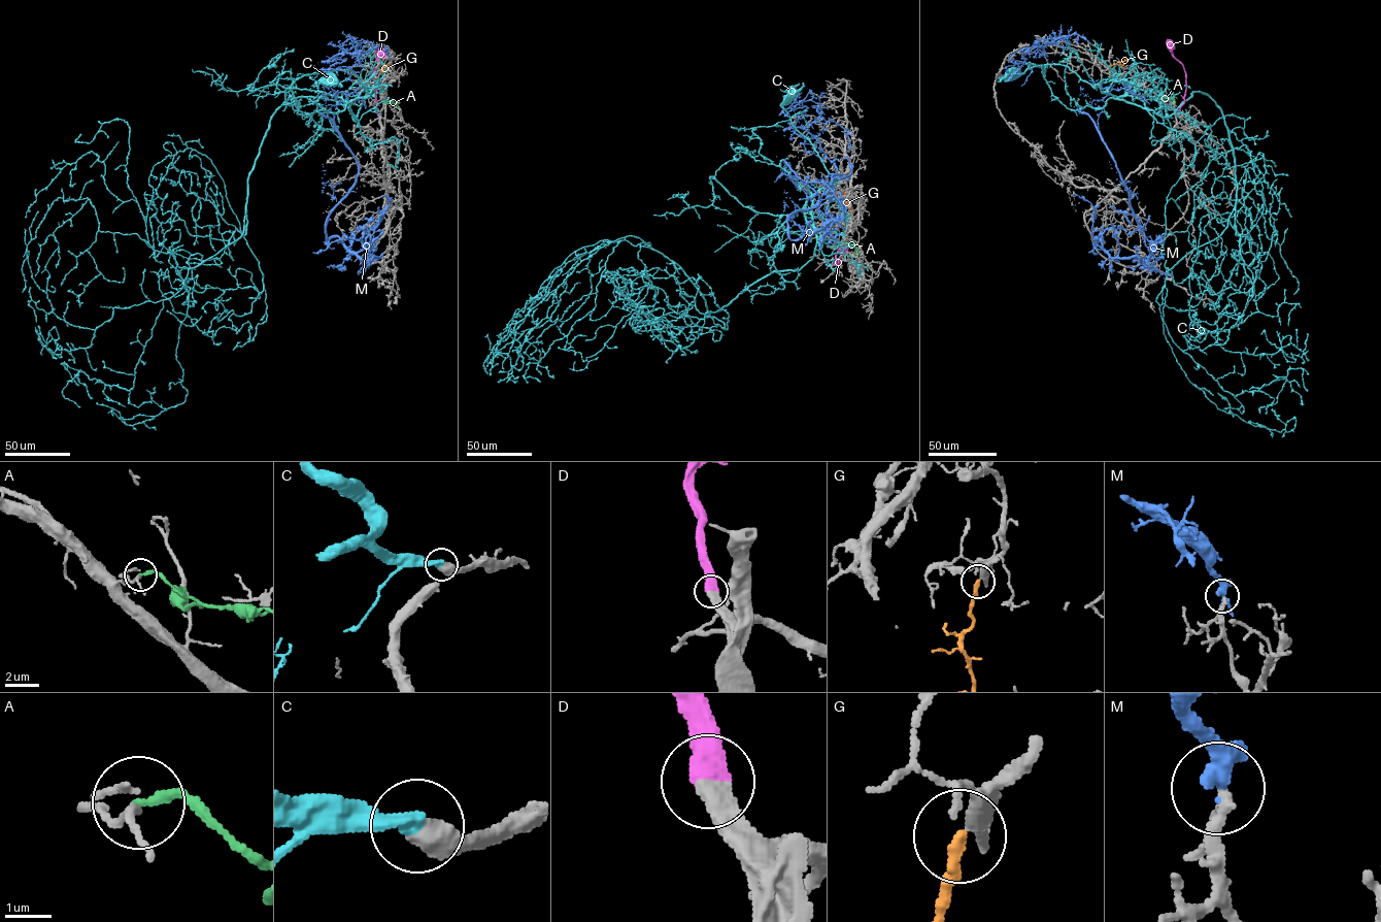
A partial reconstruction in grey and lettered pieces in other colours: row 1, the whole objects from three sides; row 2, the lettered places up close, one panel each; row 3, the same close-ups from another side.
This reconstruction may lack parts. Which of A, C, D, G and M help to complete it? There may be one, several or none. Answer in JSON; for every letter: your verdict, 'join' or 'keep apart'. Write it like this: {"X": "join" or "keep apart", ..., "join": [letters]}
{"A": "keep apart", "C": "keep apart", "D": "join", "G": "join", "M": "keep apart", "join": ["D", "G"]}

